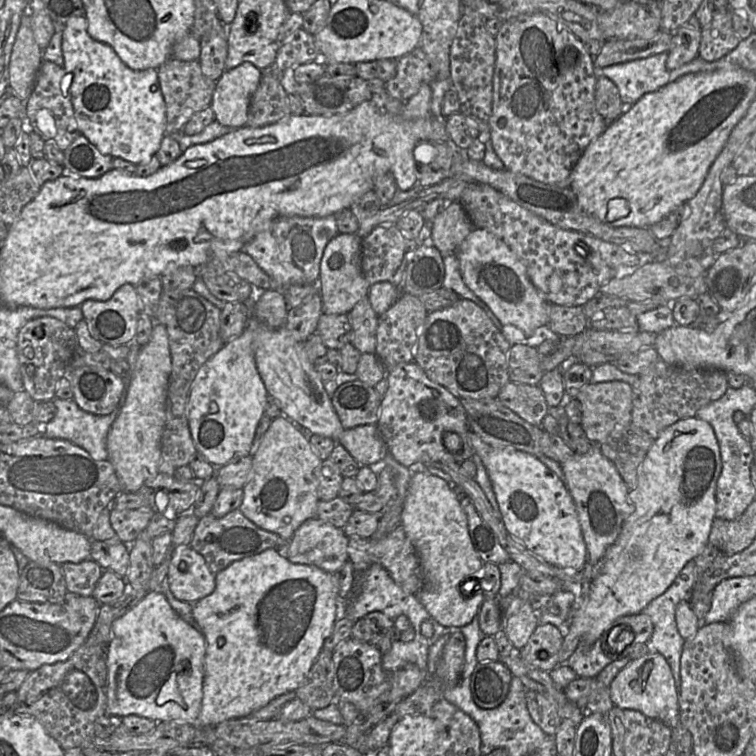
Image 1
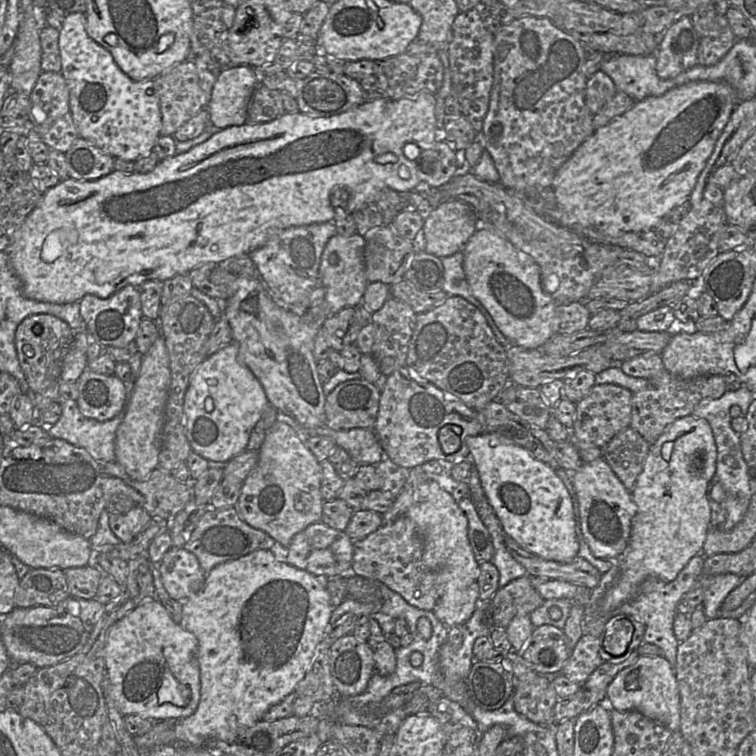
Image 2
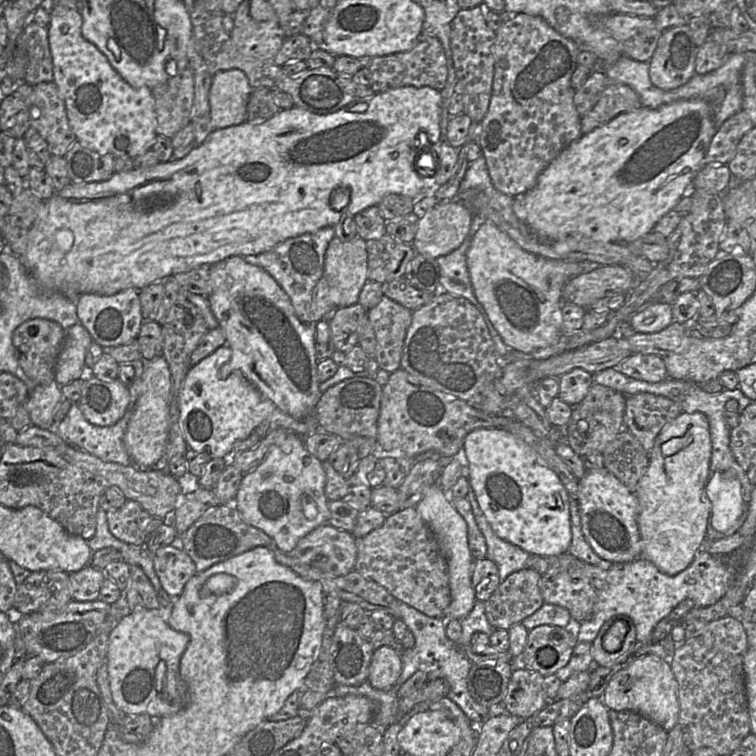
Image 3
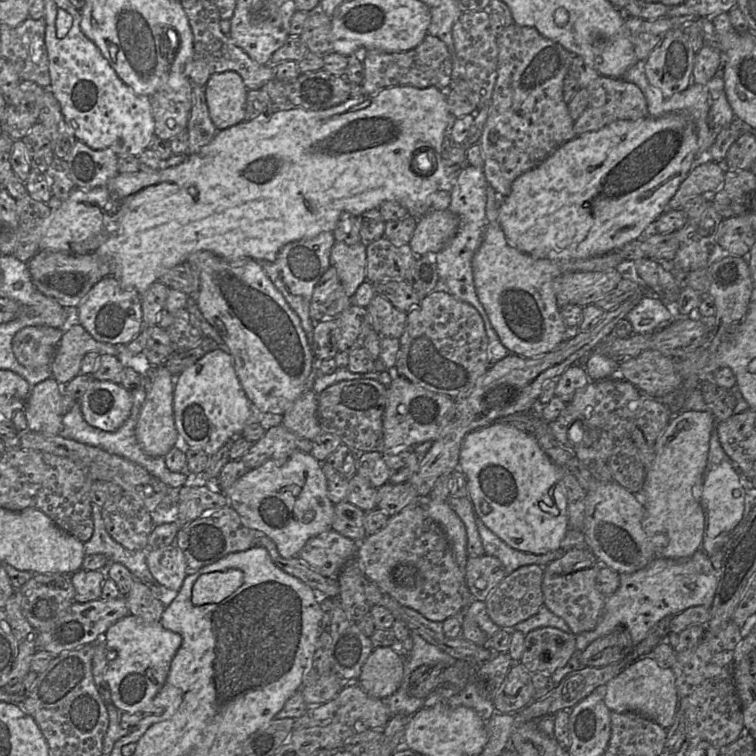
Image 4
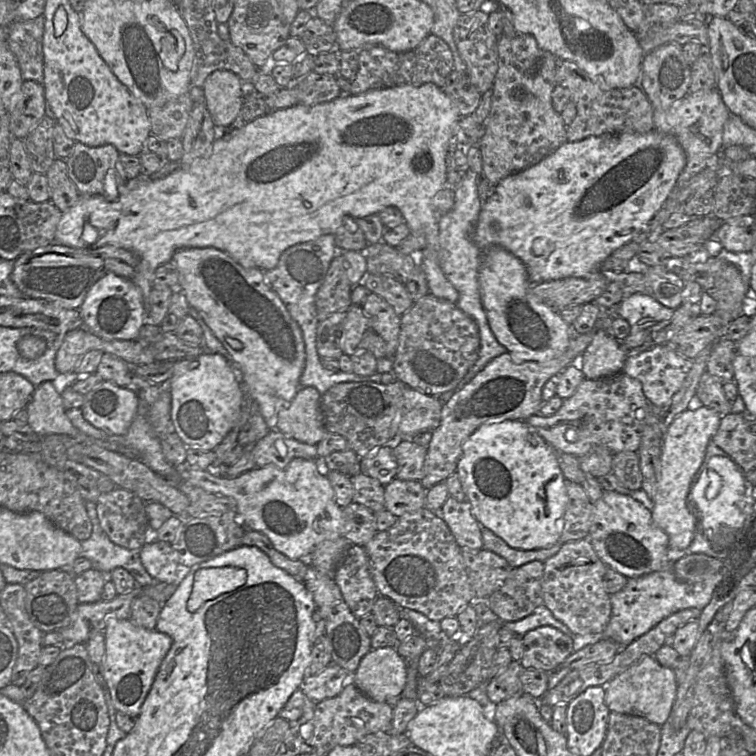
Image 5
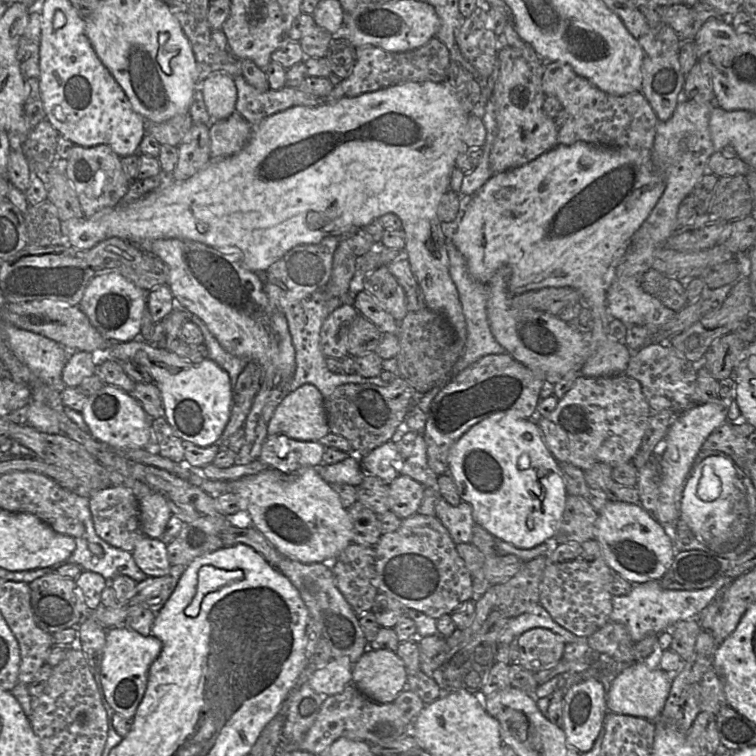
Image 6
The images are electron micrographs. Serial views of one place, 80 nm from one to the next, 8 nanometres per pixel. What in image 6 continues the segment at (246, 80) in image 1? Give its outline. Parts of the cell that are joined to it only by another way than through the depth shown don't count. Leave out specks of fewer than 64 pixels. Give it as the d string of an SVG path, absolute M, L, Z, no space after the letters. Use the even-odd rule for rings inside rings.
M222 71L210 73L198 86L211 120L229 117L235 111L237 89L233 77Z

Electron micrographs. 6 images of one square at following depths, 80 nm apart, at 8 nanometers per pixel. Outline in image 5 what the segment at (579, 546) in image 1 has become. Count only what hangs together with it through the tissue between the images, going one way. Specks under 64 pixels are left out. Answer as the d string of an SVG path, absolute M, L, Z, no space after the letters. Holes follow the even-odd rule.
M525 421L482 424L464 441L456 472L475 519L510 547L537 550L560 540L568 502L566 478L555 449Z

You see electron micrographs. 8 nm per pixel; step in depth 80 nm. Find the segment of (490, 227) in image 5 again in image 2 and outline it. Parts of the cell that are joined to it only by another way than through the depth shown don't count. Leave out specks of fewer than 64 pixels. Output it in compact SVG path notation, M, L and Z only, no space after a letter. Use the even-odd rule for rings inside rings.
M710 81L689 82L672 88L662 96L650 96L642 101L635 102L632 107L613 119L609 124L595 129L594 133L573 152L570 158L556 172L552 188L556 196L558 210L560 211L559 224L561 226L578 224L583 227L594 228L602 234L612 237L621 235L624 232L639 232L654 229L663 216L670 210L689 200L698 176L706 166L706 162L714 150L716 141L728 123L737 104L736 94L728 84Z

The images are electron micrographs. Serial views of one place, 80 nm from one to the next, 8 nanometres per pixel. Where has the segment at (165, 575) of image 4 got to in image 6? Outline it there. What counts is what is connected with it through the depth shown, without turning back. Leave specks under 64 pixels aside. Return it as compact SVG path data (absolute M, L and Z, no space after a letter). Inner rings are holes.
M141 536L132 554L136 564L151 577L167 575L172 567L168 558L167 544L162 539Z

